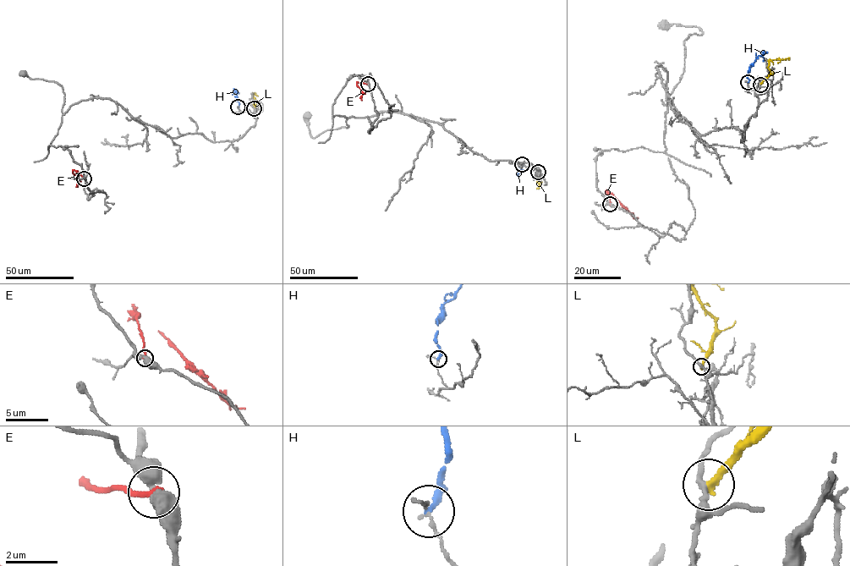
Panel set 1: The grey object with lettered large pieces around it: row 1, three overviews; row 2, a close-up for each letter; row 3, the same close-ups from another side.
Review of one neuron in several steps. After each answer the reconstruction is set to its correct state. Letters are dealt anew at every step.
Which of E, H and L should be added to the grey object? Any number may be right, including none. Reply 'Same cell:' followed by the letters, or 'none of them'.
Same cell: none of them

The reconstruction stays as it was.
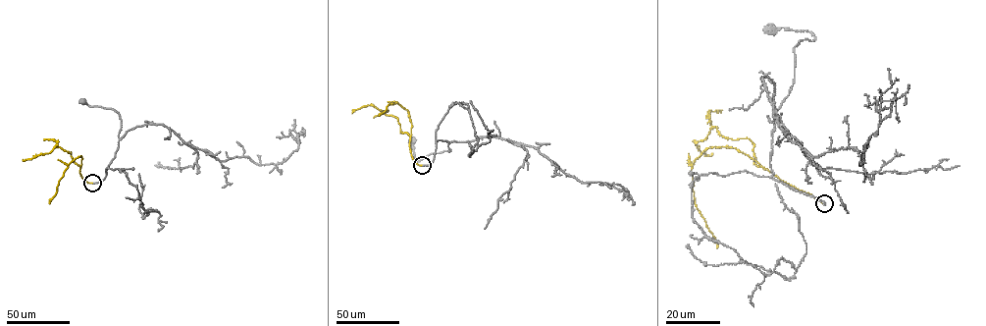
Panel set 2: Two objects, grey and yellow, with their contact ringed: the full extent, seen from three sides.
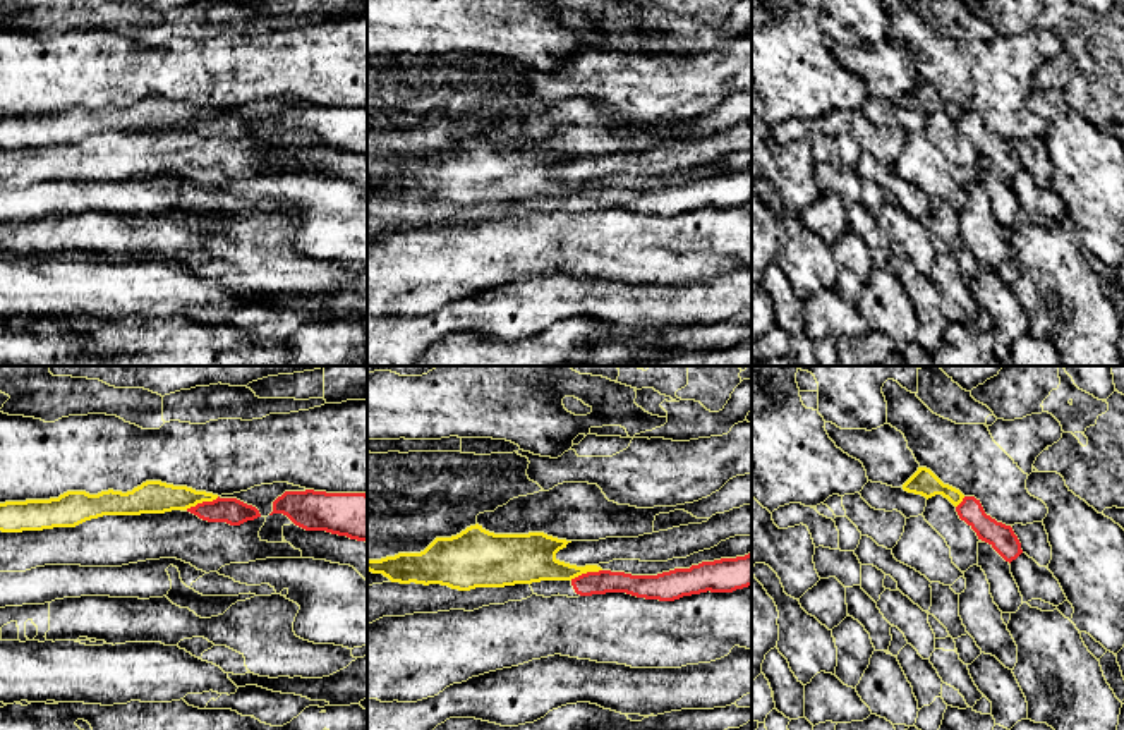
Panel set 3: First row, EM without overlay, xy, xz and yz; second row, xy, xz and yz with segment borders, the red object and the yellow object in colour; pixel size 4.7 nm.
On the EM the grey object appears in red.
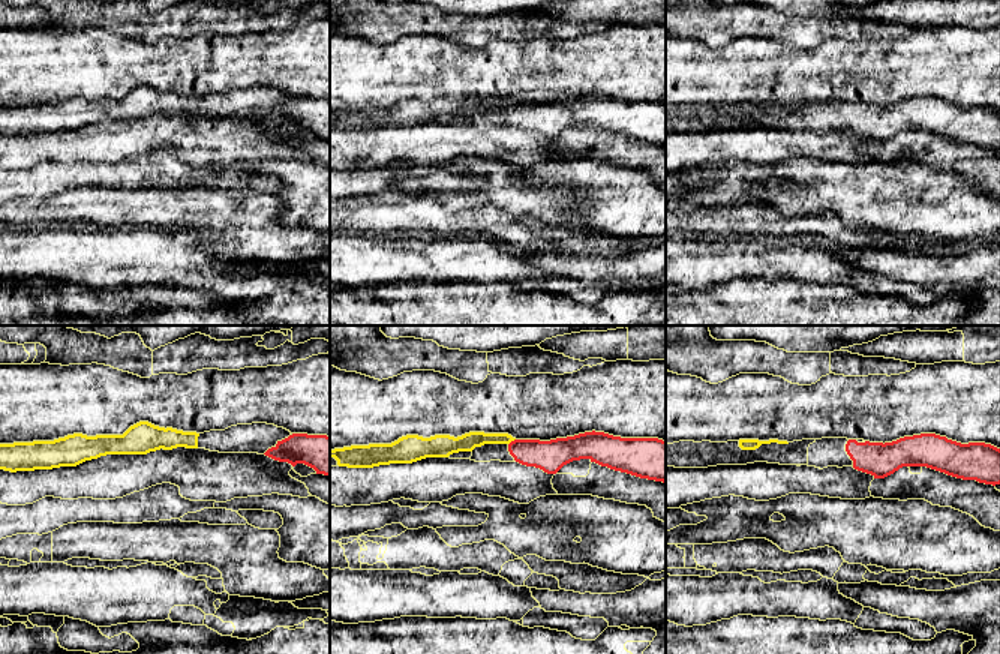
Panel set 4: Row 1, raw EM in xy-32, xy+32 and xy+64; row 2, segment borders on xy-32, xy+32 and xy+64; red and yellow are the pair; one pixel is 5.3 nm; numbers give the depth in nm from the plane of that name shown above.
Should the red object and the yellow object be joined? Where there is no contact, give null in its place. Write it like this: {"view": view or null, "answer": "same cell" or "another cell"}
{"view": "xy", "answer": "another cell"}

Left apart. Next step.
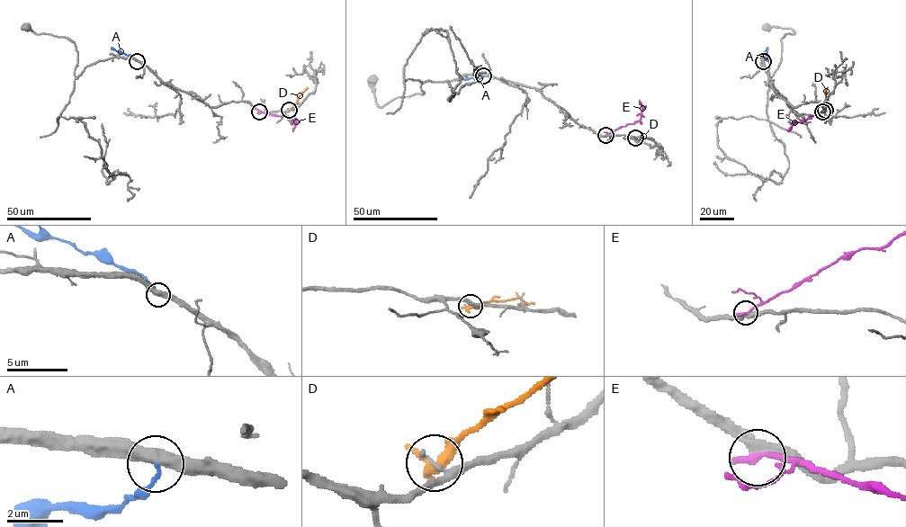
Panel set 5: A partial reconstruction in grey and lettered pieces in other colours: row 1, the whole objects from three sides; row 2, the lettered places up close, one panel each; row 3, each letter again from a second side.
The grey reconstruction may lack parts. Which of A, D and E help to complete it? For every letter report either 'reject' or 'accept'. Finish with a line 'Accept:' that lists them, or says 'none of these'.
A: reject
D: reject
E: reject
Accept: none of these

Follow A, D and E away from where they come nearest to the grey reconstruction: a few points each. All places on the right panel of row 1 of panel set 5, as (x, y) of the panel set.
A: (762, 60), (767, 48)
D: (825, 110), (828, 87)
E: (822, 111), (795, 122), (787, 130)

